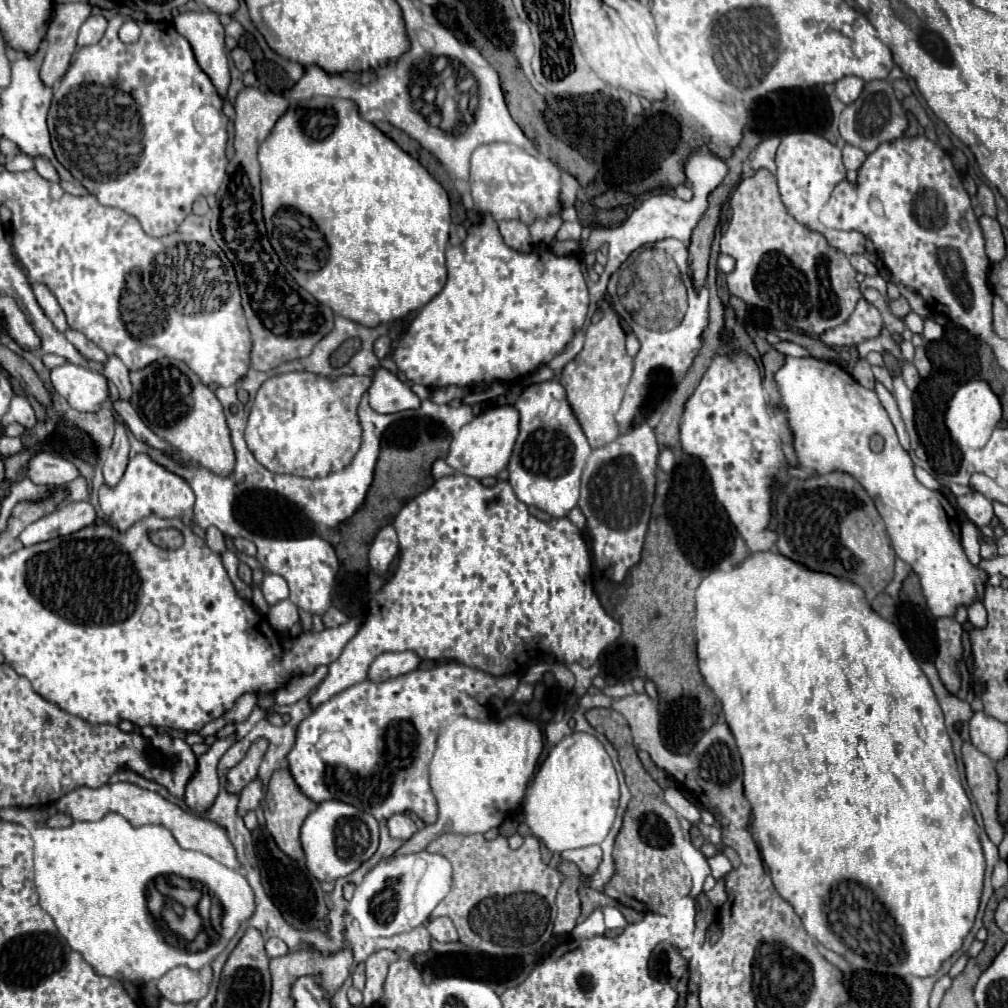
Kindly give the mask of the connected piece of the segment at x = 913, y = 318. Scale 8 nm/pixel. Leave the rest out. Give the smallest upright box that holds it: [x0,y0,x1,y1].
[904,311,928,333]

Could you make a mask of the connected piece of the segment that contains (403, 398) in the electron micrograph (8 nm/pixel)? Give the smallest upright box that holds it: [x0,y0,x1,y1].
[368,367,420,413]

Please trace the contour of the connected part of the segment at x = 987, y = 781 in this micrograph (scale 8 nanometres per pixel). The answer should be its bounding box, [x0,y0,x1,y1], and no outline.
[962,741,1004,843]

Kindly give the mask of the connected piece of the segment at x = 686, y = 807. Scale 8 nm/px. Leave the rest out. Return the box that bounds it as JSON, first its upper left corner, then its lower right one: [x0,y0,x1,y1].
[664,787,700,823]

